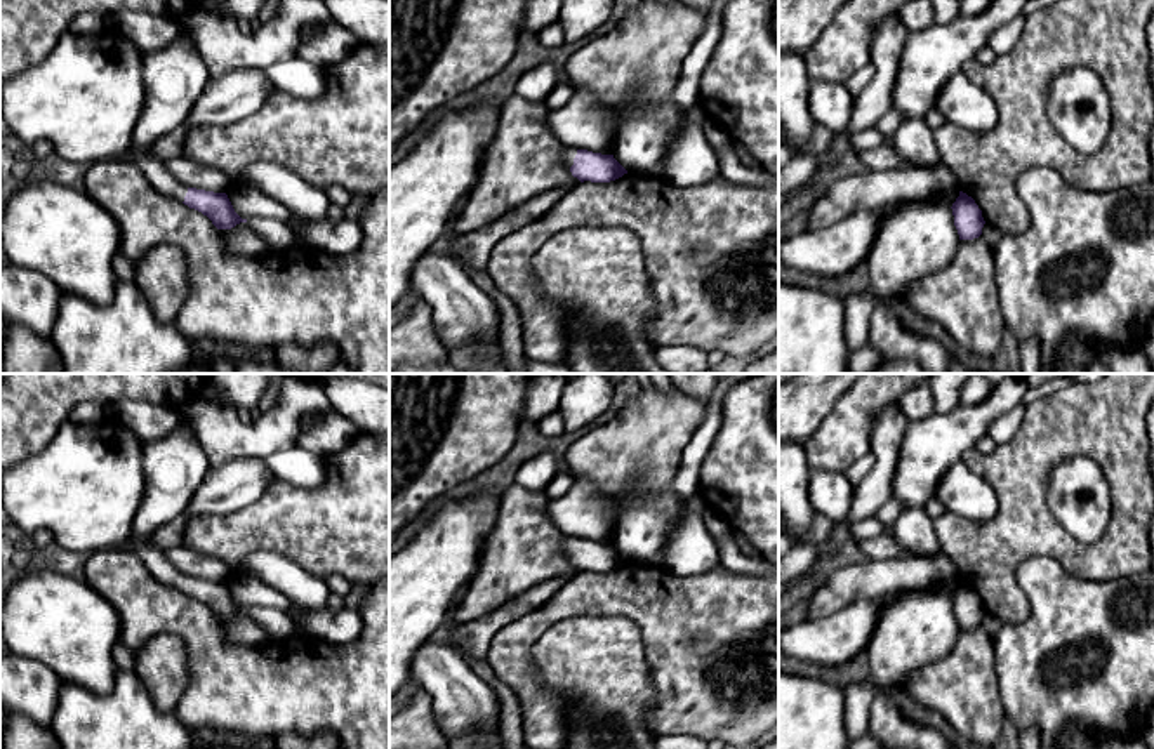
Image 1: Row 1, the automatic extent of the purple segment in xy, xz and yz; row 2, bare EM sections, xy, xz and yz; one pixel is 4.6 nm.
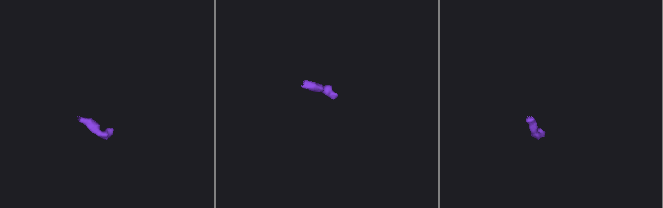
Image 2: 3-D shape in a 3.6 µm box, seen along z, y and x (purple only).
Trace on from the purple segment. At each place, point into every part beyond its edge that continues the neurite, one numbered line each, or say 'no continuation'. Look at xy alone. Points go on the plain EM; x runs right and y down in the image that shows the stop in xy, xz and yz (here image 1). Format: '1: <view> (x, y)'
1: xy (174, 466)

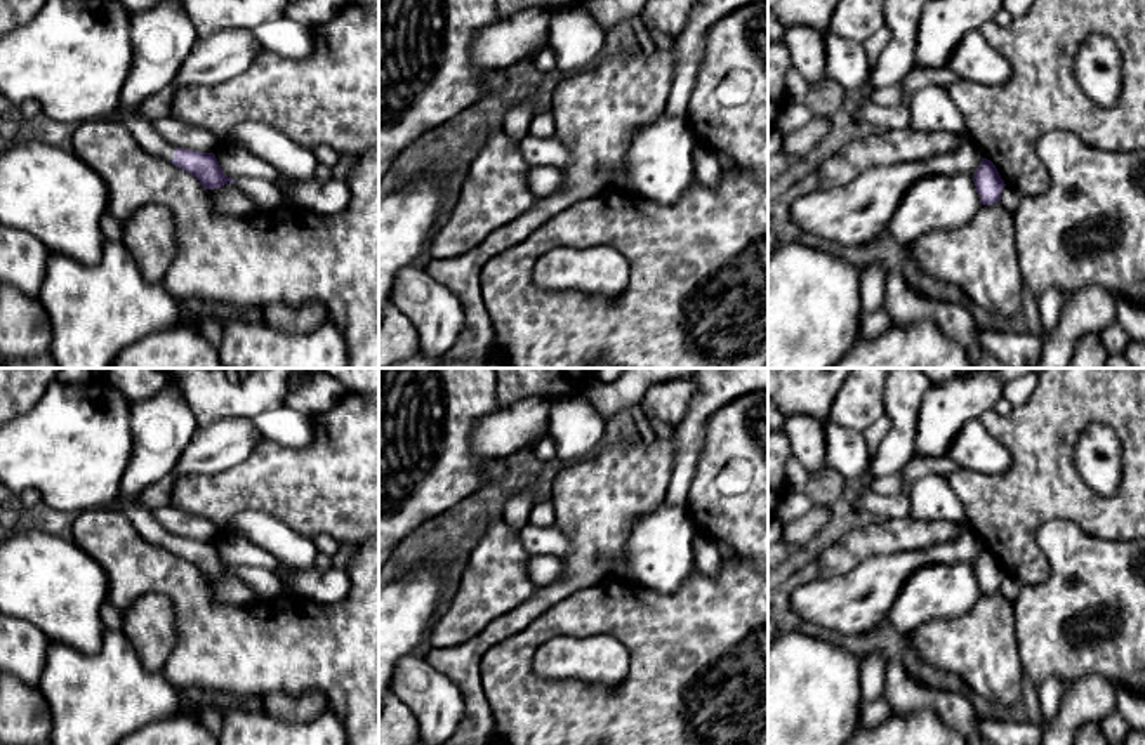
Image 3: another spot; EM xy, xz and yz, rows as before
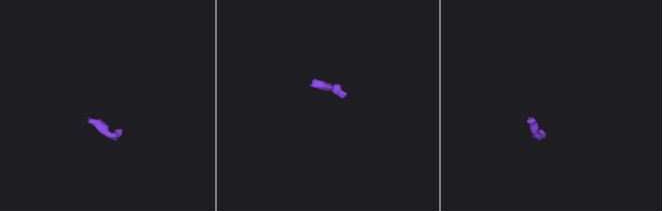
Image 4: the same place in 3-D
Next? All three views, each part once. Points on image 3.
1: xy (162, 426)

